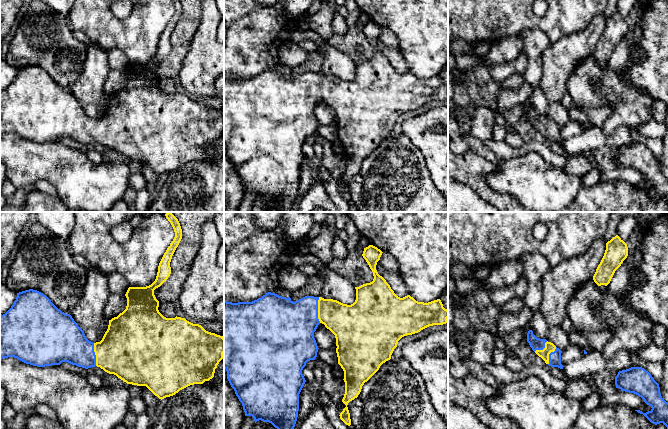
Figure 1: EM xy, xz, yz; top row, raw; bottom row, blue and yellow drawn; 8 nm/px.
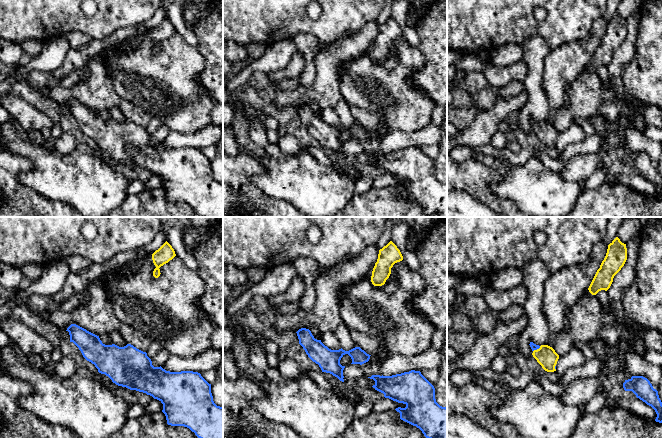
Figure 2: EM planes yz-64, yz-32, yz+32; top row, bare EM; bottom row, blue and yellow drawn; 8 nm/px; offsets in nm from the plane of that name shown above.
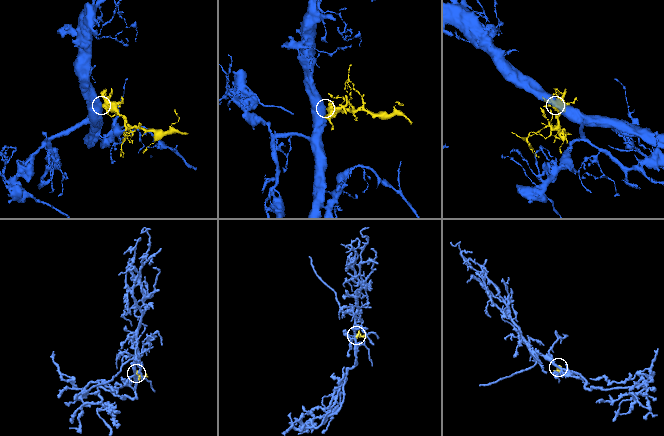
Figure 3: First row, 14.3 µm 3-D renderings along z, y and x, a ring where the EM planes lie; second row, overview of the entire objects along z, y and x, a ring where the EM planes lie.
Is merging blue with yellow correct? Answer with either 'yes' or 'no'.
yes

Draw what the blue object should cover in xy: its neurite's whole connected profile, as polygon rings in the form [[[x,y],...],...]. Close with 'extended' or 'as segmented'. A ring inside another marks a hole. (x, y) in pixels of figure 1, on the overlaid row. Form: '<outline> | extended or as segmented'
[[[171,212],[165,216],[174,229],[175,237],[159,263],[155,281],[146,287],[128,288],[126,309],[109,320],[100,342],[89,341],[70,314],[58,309],[43,293],[29,289],[17,293],[11,308],[0,315],[0,361],[14,357],[37,367],[60,365],[62,362],[85,369],[97,366],[127,384],[146,386],[161,400],[190,385],[212,379],[223,359],[224,337],[208,332],[185,318],[166,318],[158,310],[159,301],[154,290],[170,276],[170,262],[182,239],[178,219]]] | extended

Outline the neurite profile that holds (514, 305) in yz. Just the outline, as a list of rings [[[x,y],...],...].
[[[513,298],[507,301],[504,305],[502,305],[497,312],[502,313],[517,313],[523,309],[525,306],[523,299],[521,298]]]

